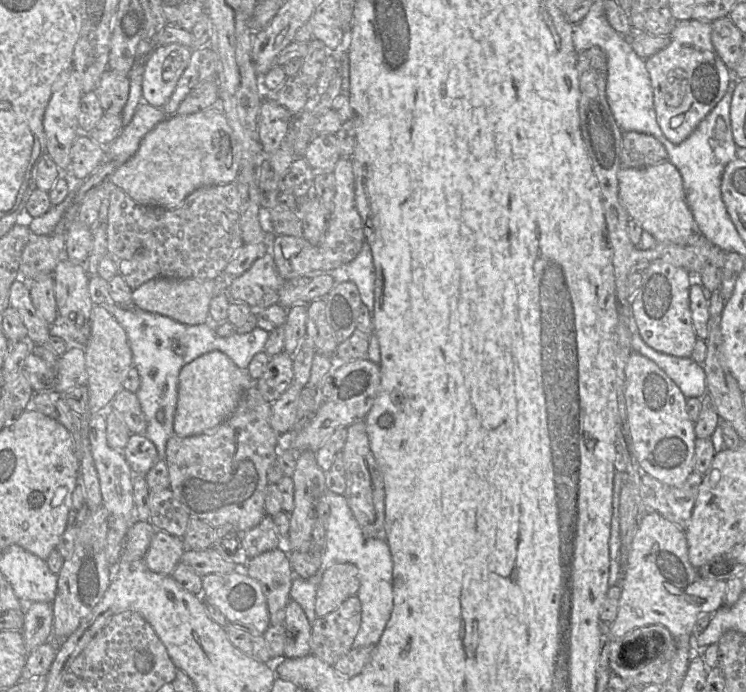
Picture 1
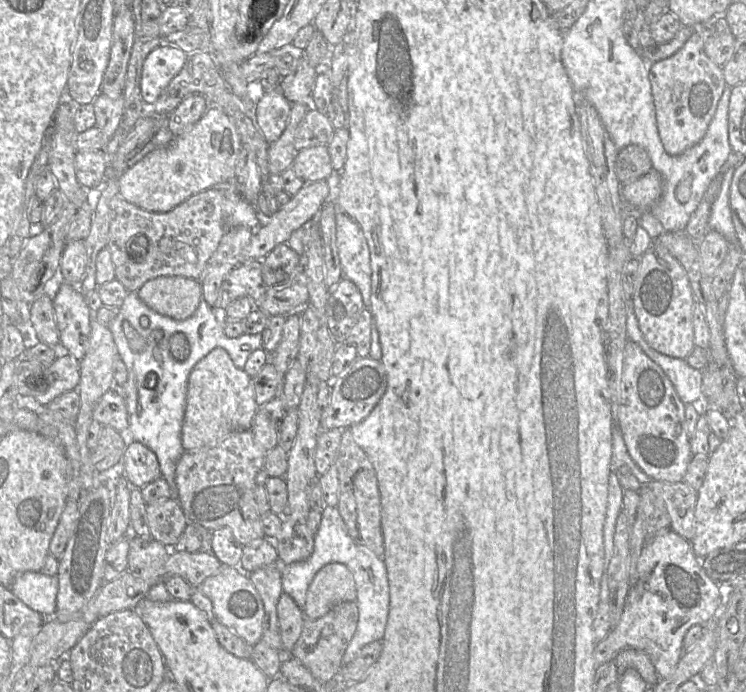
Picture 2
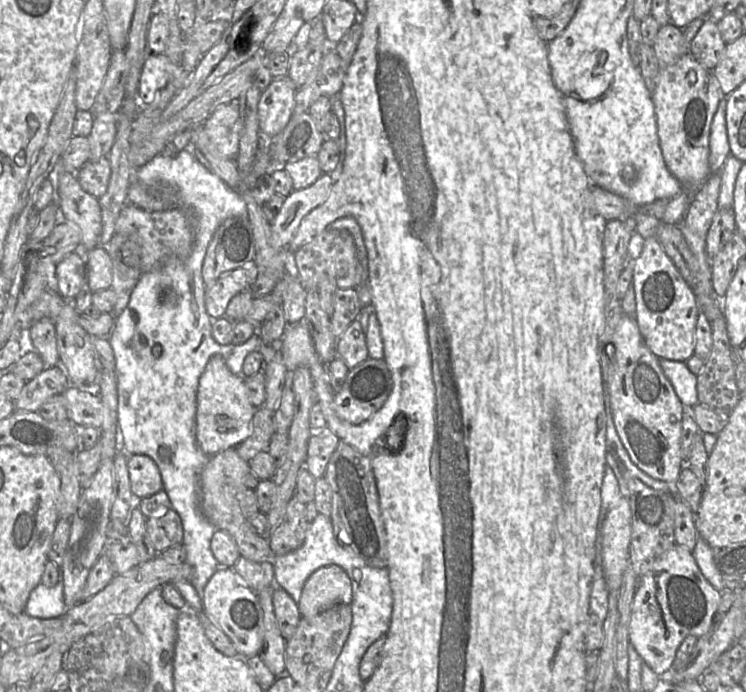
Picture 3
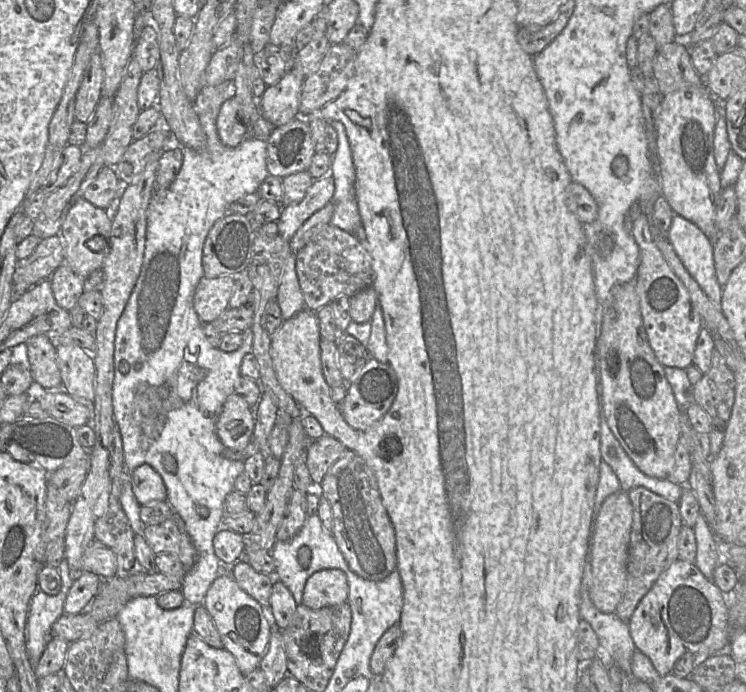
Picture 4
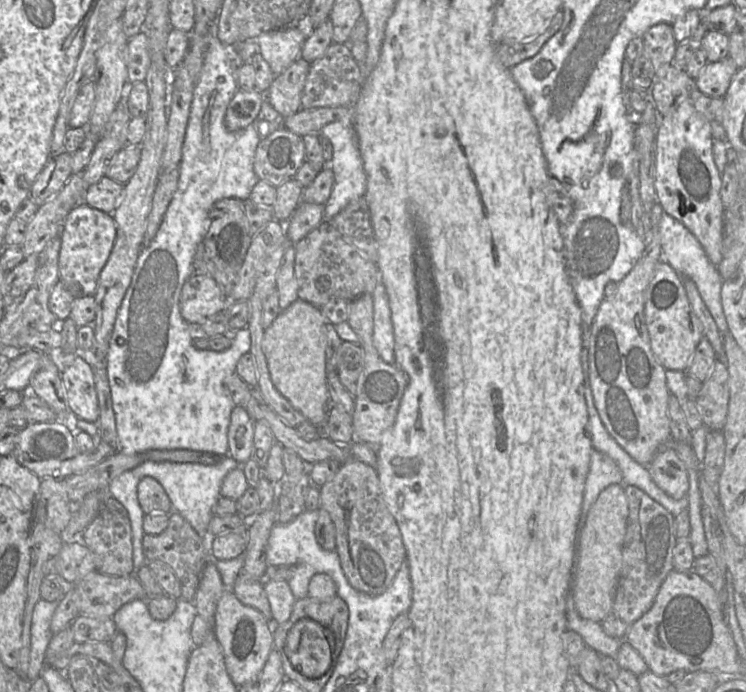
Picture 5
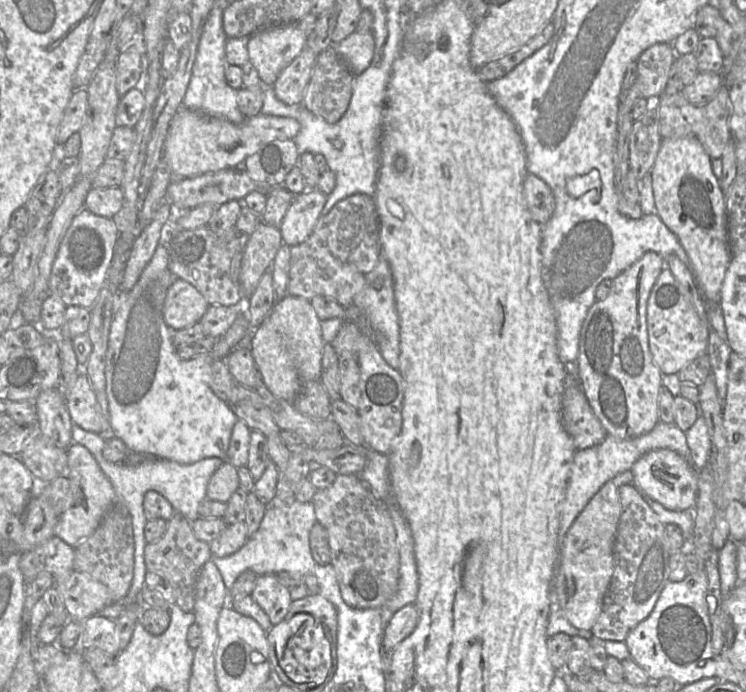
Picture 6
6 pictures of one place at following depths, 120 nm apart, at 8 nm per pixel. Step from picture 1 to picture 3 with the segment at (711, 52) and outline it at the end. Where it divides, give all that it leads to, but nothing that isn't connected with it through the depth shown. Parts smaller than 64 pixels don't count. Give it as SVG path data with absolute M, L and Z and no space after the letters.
M690 52L676 63L662 67L656 78L652 100L662 155L671 174L692 196L712 174L709 166L710 129L723 97L712 70L702 66Z

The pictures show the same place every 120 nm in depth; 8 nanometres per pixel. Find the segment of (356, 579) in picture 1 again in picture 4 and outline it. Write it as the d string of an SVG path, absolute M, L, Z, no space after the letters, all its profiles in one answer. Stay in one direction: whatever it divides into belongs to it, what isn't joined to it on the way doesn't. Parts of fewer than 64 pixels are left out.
M323 569L313 573L306 581L302 604L317 610L347 602L348 582L340 569Z

